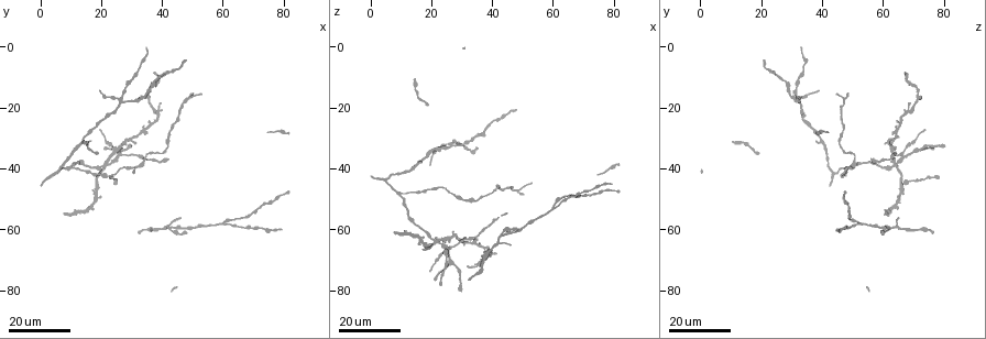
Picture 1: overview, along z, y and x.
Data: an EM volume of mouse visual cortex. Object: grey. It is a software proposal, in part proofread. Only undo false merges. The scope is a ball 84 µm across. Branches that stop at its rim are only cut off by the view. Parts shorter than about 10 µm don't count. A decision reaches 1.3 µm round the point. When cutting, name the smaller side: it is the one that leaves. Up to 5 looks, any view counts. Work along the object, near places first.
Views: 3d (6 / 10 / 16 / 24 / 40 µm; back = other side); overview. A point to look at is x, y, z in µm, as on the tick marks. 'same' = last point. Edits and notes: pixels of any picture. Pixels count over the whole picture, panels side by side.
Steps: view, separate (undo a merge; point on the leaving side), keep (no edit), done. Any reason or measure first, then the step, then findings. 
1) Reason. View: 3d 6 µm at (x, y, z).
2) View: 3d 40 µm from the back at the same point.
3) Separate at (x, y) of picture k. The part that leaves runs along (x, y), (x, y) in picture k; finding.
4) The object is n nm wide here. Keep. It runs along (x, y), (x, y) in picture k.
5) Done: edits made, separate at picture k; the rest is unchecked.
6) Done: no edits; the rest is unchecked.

Three-way junction. View: 3d 24 µm at (61, 58, 53).

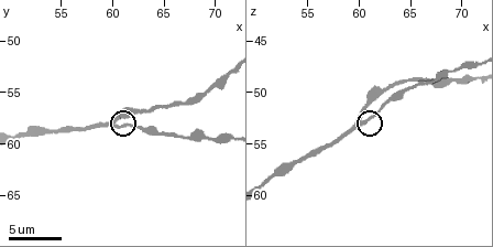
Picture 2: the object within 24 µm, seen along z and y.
View: 3d 10 µm at (60.2, 58.2, 53.0).

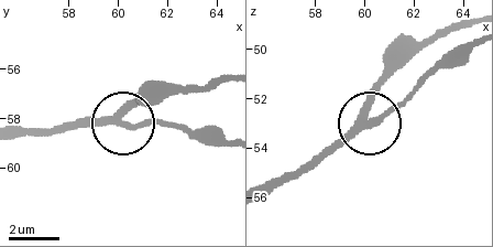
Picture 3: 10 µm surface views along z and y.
Keep. It runs along (264, 196), (384, 117), (419, 81) in picture 3; all the same neuron.

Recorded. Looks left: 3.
Two arms in line, one across. View: 3d 24 µm at (42, 59, 63).

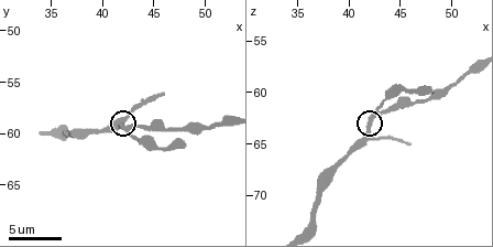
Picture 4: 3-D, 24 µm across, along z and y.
View: 3d 6 µm at (42.6, 59.4, 62.4).

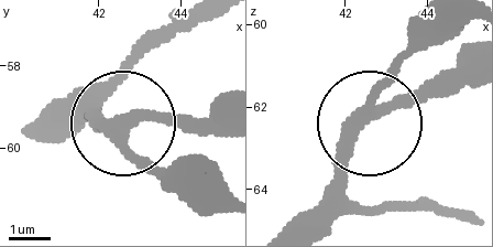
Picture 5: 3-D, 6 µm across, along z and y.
The object is 280 nm wide here. Keep. One neuron here.

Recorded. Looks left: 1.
Done: no edits; the rest is unchecked.

